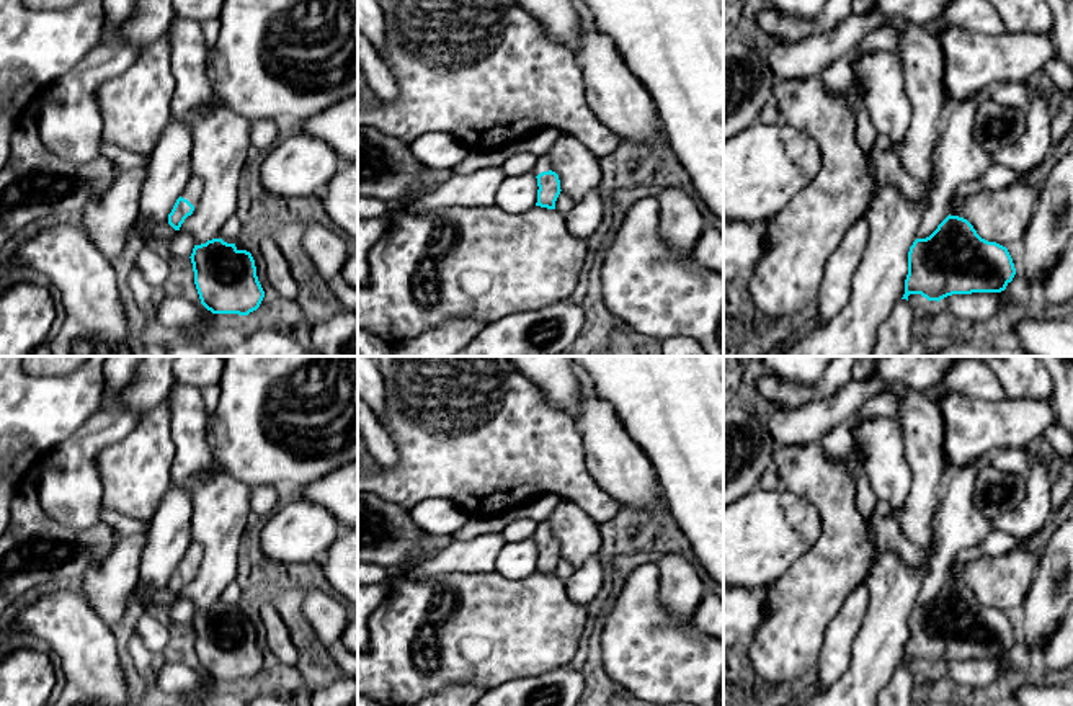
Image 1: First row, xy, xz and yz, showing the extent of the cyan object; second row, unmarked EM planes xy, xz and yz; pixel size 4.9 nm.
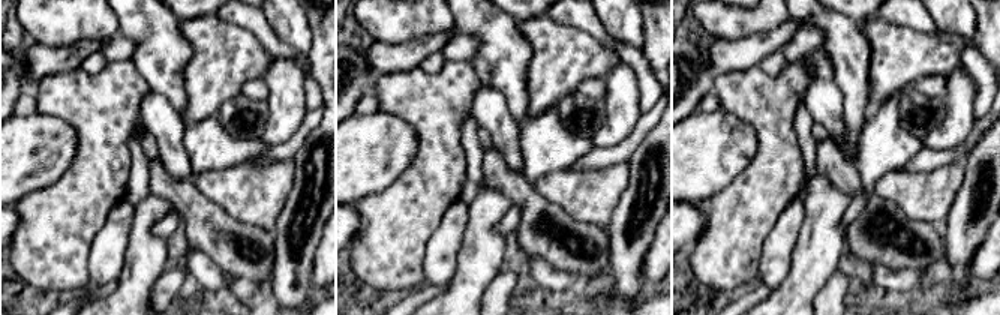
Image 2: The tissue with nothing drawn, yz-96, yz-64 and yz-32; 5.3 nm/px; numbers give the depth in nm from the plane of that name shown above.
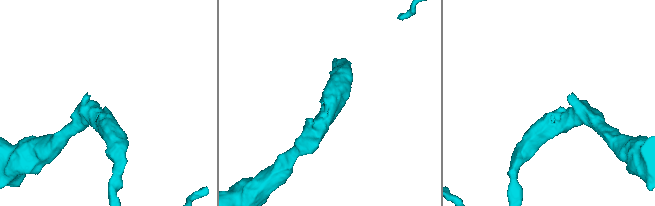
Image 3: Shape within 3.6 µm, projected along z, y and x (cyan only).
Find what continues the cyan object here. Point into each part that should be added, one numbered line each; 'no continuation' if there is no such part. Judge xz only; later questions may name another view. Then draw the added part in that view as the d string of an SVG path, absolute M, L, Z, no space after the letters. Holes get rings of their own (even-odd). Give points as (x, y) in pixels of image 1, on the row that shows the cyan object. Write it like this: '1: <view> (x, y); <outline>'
1: xz (541, 165); M539 155L537 160L536 160L536 165L532 168L532 173L537 176L539 173L549 172L549 170L550 170L549 157L547 155Z

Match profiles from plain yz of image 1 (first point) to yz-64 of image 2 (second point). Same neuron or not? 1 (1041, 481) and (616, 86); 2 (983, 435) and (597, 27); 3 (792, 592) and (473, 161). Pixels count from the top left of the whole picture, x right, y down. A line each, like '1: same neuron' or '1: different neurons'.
1: same neuron
2: different neurons
3: different neurons

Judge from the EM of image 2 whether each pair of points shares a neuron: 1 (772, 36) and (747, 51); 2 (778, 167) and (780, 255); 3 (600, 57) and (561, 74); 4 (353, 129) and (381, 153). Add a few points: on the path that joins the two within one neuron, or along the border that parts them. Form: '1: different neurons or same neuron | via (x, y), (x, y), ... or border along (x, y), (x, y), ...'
1: same neuron | via (766, 42), (753, 48)
2: different neurons | border along (798, 195), (784, 209), (768, 234), (763, 249)
3: same neuron | via (591, 59), (576, 59), (570, 65)
4: same neuron | via (360, 137), (374, 149)

